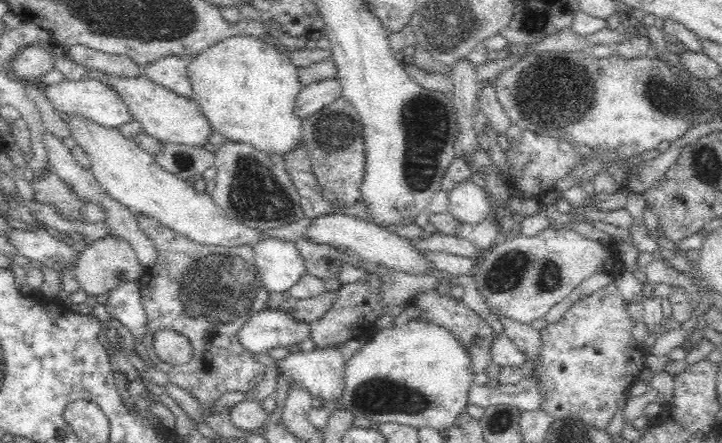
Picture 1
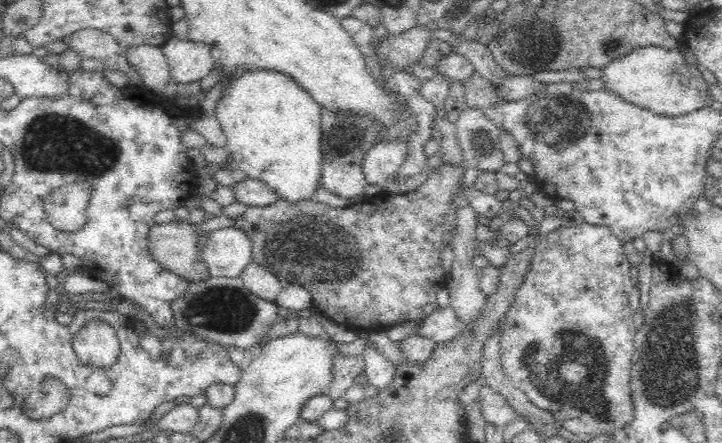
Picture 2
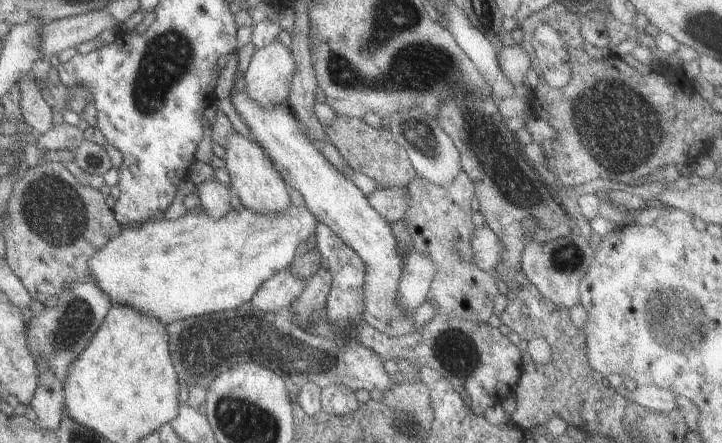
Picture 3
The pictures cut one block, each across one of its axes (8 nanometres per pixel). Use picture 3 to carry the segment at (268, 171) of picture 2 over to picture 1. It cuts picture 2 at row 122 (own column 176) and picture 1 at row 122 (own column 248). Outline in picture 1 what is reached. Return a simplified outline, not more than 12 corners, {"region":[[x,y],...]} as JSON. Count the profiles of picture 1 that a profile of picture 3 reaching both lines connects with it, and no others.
{"region":[[260,38],[188,66],[212,129],[268,155],[302,139],[298,68]]}

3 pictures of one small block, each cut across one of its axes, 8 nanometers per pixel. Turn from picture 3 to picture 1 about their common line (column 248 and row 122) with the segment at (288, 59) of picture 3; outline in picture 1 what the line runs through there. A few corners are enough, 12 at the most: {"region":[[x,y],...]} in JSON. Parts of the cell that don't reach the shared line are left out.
{"region":[[62,111],[110,197],[201,245],[264,230],[158,166],[119,128]]}

